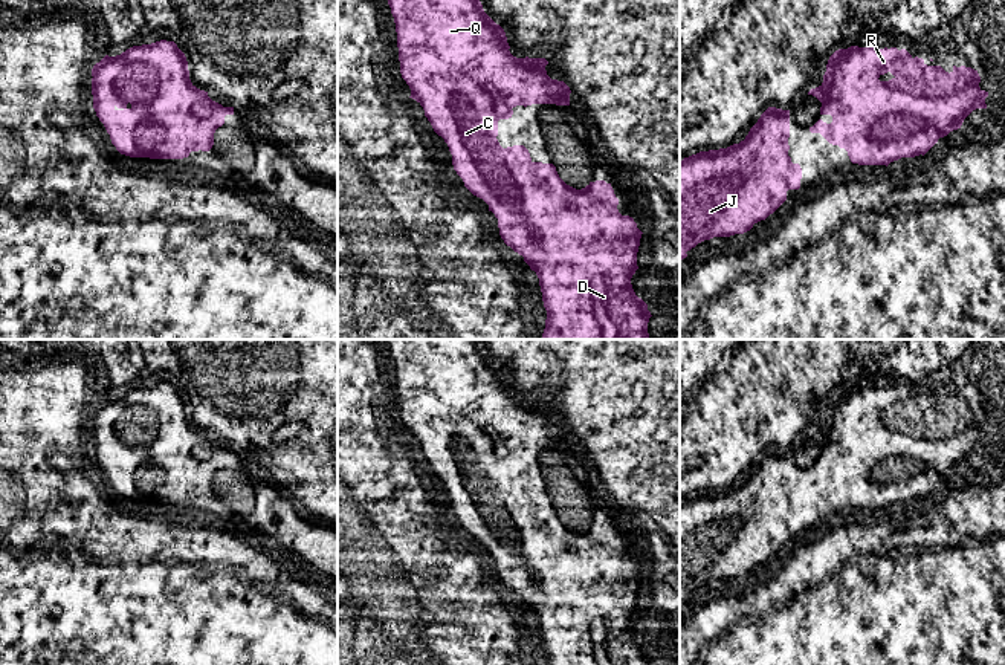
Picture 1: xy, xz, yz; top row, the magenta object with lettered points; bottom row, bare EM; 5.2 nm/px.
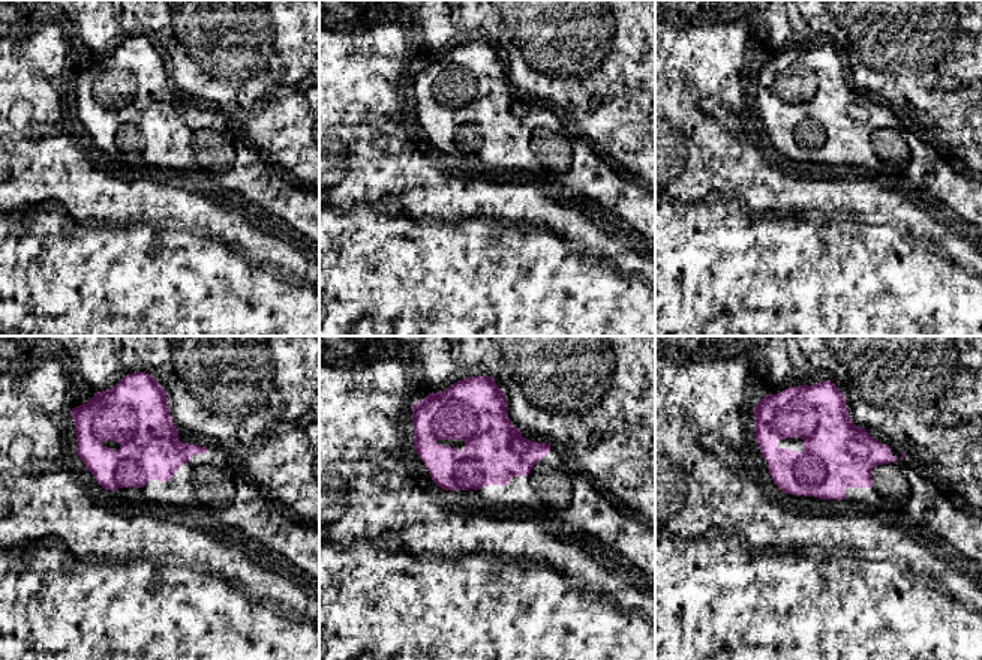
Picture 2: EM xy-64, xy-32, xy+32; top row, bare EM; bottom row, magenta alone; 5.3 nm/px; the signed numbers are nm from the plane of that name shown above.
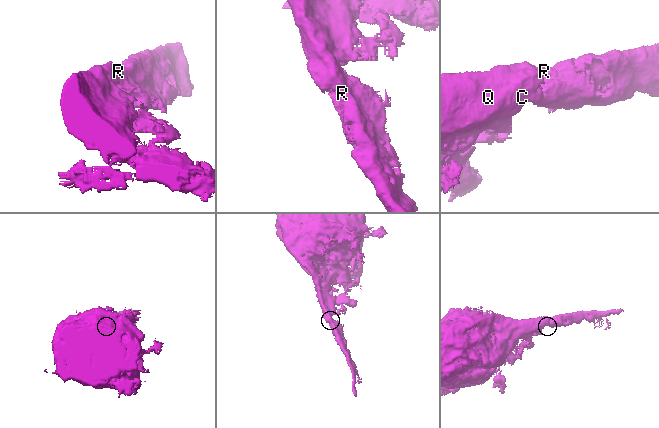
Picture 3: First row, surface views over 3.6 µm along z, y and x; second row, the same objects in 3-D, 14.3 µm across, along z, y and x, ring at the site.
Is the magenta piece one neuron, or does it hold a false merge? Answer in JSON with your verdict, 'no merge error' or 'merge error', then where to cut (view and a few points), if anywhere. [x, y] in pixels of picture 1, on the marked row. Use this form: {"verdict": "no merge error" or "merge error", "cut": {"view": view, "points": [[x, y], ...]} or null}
{"verdict": "no merge error", "cut": null}

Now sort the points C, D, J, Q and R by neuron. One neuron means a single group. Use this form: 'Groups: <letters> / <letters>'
Groups: C D J Q R

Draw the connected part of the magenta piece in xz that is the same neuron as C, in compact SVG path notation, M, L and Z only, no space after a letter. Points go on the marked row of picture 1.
M388 0L391 14L396 23L397 47L402 78L411 89L411 96L425 110L425 116L431 122L434 131L444 139L452 154L452 165L457 174L463 179L464 187L477 197L489 205L489 211L498 219L499 235L507 246L524 257L524 261L536 272L542 292L544 307L547 310L545 329L542 339L651 339L648 323L652 316L648 304L638 298L632 289L631 278L638 269L637 252L640 246L641 231L629 216L622 216L617 209L619 199L614 194L611 183L605 180L590 182L585 188L576 190L567 185L557 174L553 164L533 162L528 150L524 145L502 148L496 139L498 121L509 119L516 105L532 104L556 104L570 105L570 87L564 81L551 79L547 75L545 58L516 58L510 54L510 46L504 29L496 24L483 9L480 0Z

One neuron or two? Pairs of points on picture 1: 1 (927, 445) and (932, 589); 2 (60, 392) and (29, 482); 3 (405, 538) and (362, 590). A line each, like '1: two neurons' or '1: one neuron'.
1: two neurons
2: one neuron
3: two neurons

